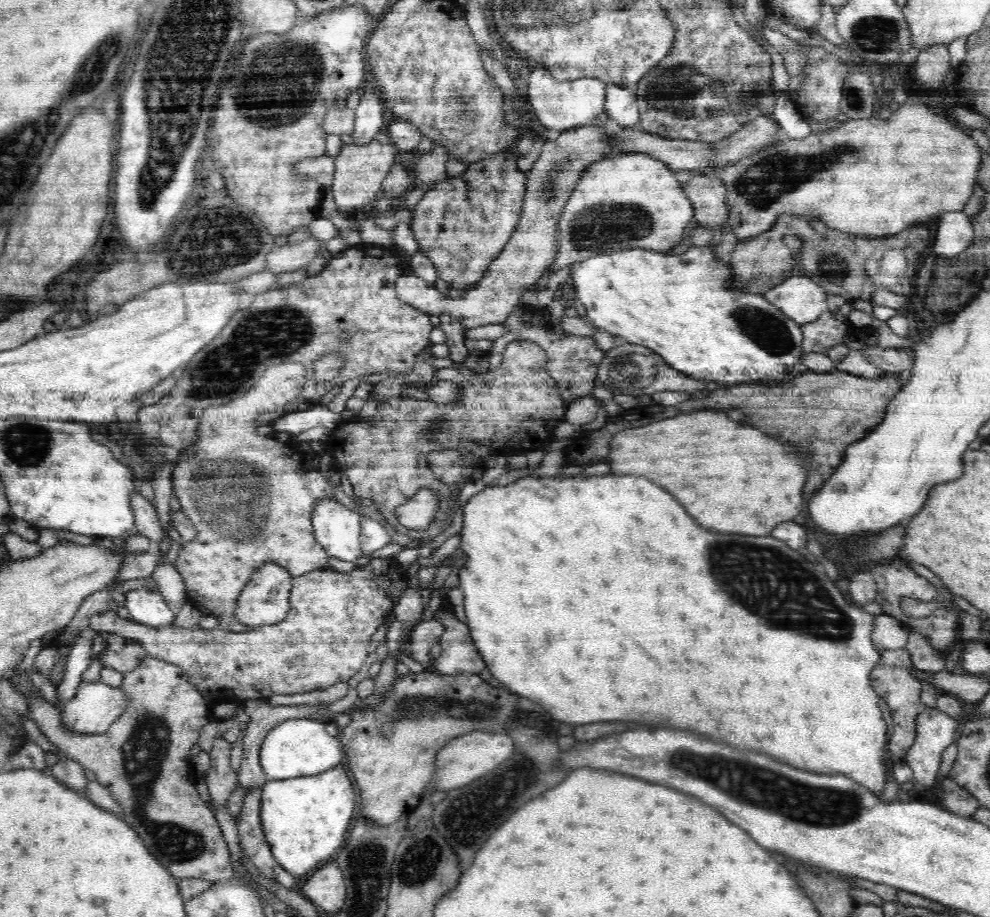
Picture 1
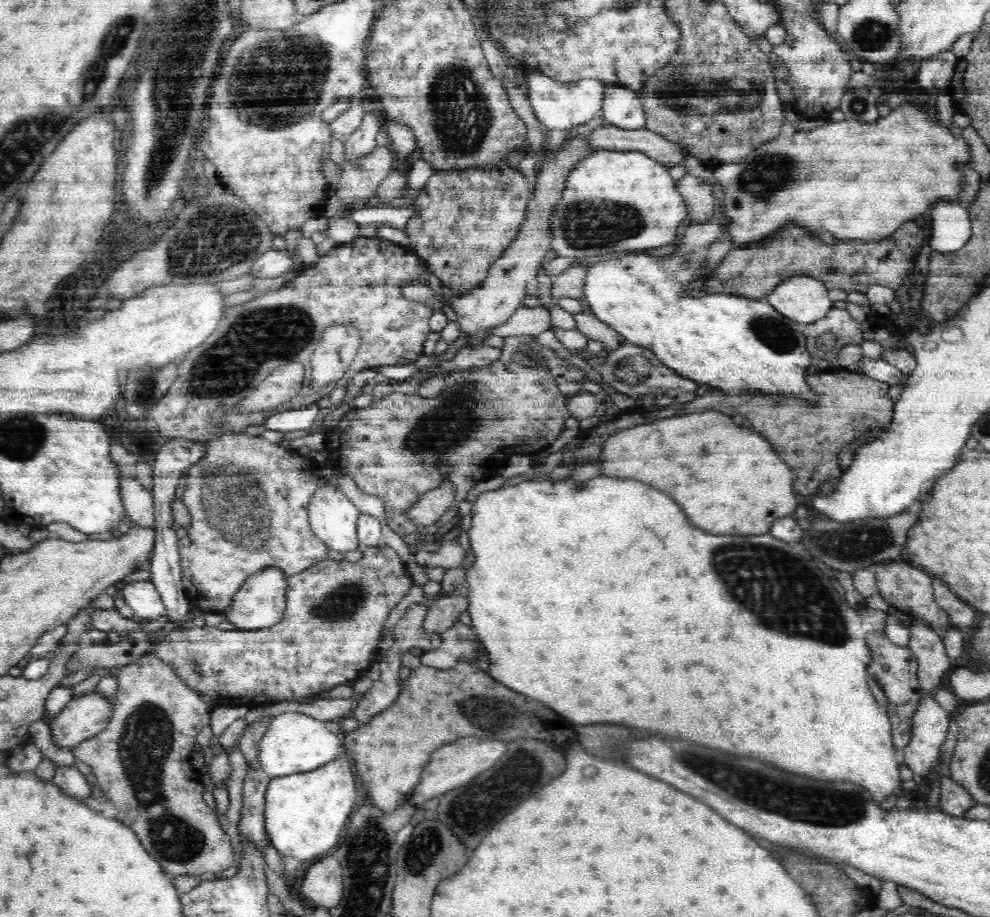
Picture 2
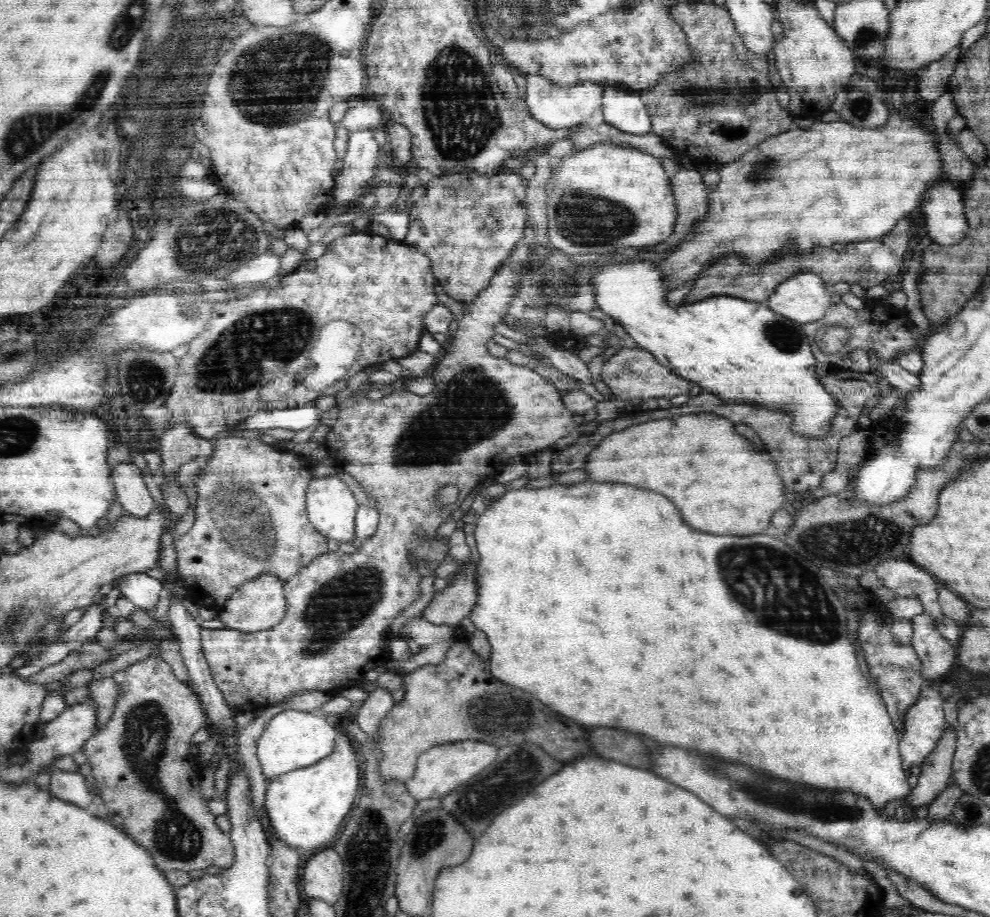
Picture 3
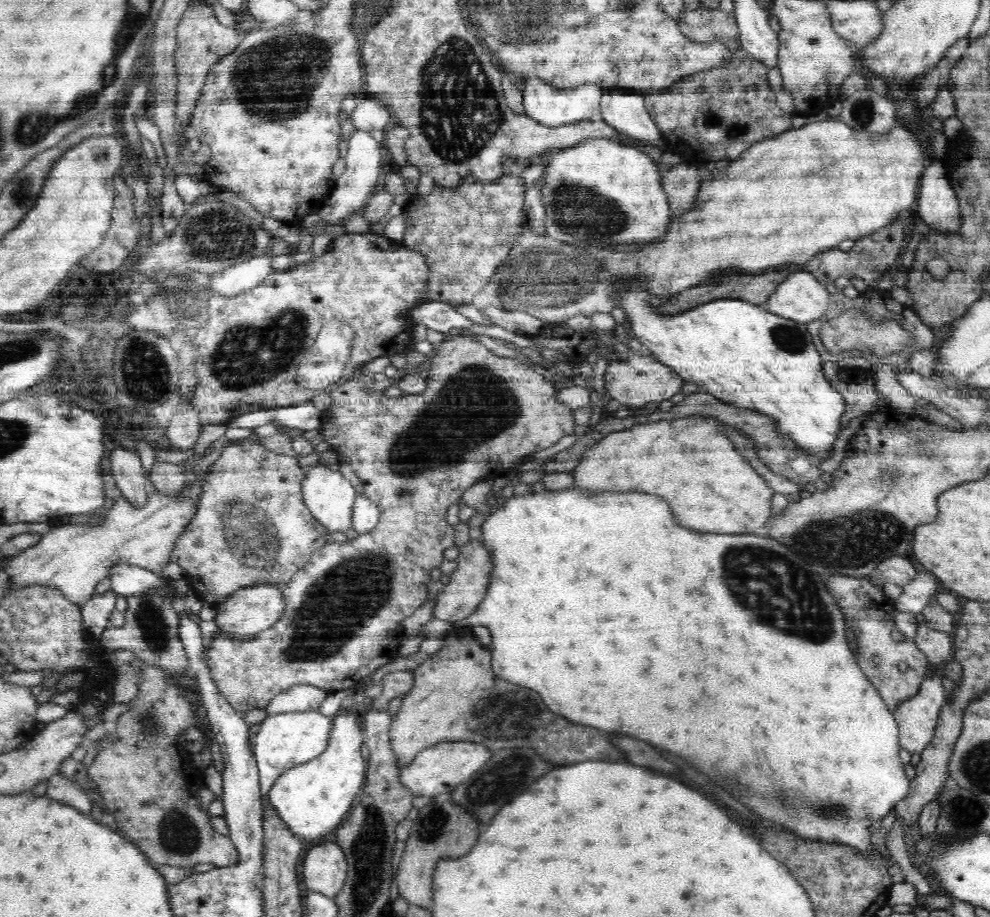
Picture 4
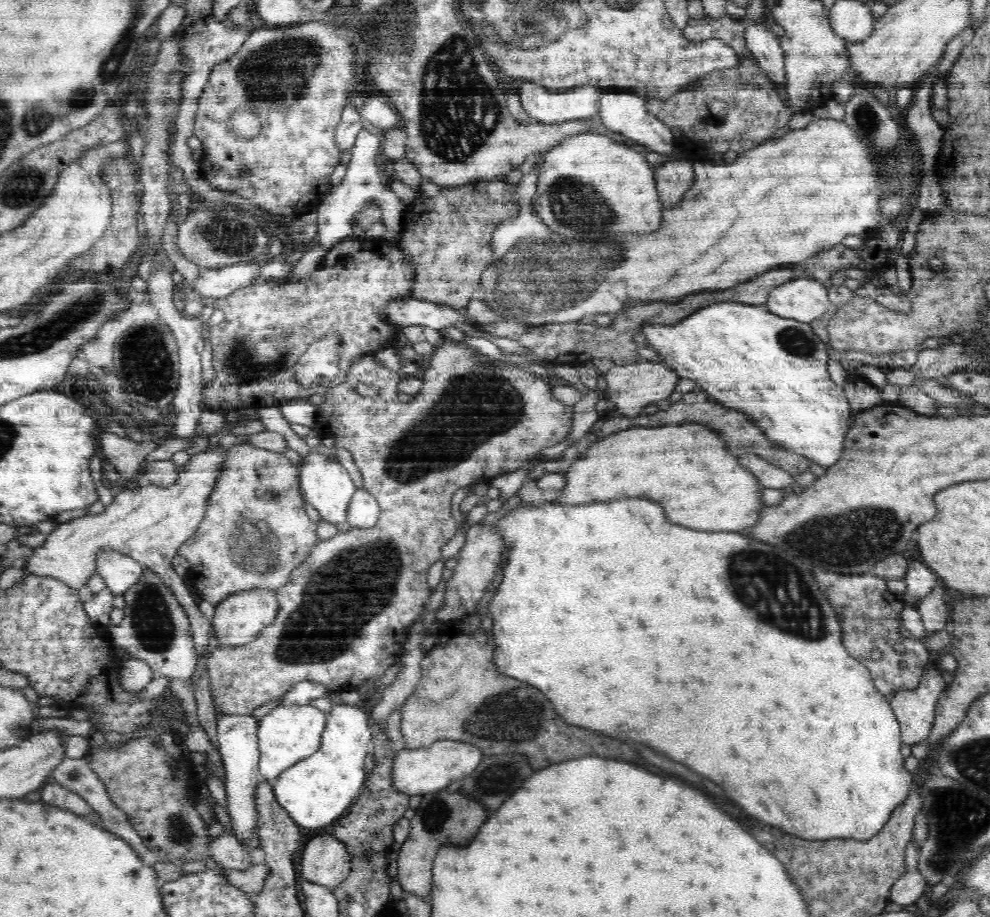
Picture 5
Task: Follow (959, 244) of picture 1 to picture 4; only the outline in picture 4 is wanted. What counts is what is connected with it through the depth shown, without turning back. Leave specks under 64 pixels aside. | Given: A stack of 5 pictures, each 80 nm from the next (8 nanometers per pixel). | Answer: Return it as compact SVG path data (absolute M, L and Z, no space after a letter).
M933 160L924 170L917 202L920 219L929 228L941 228L942 232L958 228L958 199L940 160Z

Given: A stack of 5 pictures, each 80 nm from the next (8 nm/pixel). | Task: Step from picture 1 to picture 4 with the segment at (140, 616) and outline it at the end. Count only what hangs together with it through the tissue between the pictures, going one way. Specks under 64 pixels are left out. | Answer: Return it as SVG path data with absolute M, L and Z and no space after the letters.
M125 561L112 564L108 578L111 583L111 591L127 598L152 593L156 589L162 589L163 586L158 575L152 571L133 564L126 564Z

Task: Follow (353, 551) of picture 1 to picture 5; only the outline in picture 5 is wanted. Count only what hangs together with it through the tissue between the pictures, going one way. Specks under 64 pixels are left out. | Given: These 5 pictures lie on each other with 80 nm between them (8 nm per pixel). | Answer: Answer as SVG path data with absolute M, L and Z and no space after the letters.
M316 452L308 454L304 466L300 466L299 485L305 502L308 502L312 508L318 511L322 520L335 527L347 522L348 504L350 504L351 497L356 490L356 486L346 472L336 460L320 456Z

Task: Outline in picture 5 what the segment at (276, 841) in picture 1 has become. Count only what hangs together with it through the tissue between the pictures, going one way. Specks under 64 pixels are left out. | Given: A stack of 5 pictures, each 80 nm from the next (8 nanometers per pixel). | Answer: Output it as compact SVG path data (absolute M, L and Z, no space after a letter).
M340 703L327 714L326 721L318 750L286 768L273 781L273 792L282 808L302 830L310 832L329 828L354 804L367 779L364 760L372 747L372 728L368 728L370 720L364 710Z

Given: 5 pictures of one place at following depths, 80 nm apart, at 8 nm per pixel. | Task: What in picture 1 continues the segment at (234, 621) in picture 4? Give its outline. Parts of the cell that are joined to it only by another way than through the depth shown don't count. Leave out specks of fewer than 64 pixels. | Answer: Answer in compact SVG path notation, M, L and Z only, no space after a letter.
M266 563L253 572L247 586L239 594L234 618L249 627L266 627L285 620L290 612L290 592L293 576L278 563Z

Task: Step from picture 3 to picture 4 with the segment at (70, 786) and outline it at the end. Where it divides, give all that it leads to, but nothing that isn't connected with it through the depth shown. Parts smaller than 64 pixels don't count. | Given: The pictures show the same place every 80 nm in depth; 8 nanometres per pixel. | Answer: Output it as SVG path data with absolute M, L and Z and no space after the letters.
M56 773L50 777L47 784L46 796L54 798L58 802L64 802L68 806L74 806L76 810L88 814L92 808L92 797L72 779Z

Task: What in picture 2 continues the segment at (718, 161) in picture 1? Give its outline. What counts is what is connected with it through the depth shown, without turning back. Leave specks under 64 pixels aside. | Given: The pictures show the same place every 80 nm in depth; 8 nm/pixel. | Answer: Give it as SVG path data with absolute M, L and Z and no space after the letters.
M603 124L594 128L590 134L592 148L614 149L618 152L634 150L645 152L646 156L653 157L664 166L680 166L688 154L680 143L666 140L662 135L651 130L623 129L616 125Z

